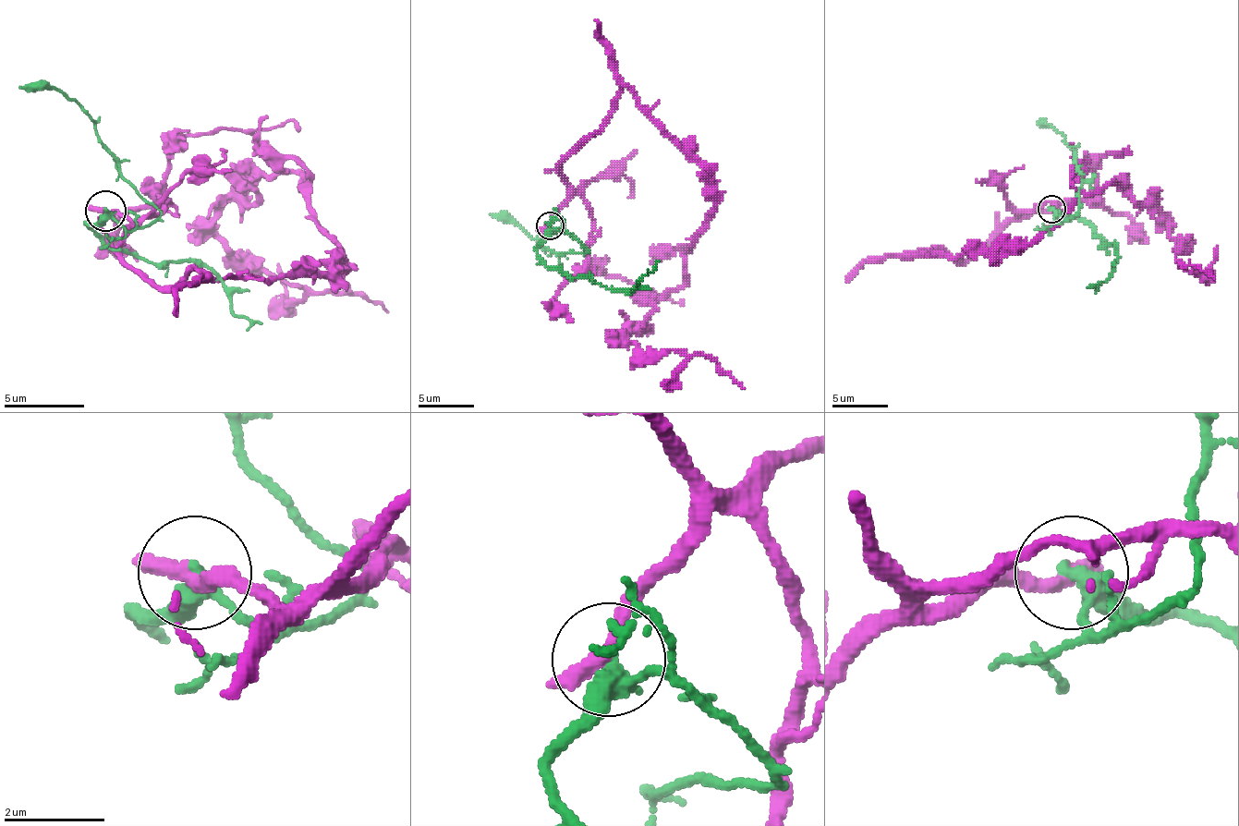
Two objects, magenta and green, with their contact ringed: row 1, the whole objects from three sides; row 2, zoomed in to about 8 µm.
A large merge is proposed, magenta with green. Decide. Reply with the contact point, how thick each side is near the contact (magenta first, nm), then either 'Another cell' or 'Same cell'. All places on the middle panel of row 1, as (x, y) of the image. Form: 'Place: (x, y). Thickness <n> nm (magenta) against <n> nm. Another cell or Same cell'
Place: (550, 225). Thickness 400 nm (magenta) against 360 nm. Another cell

